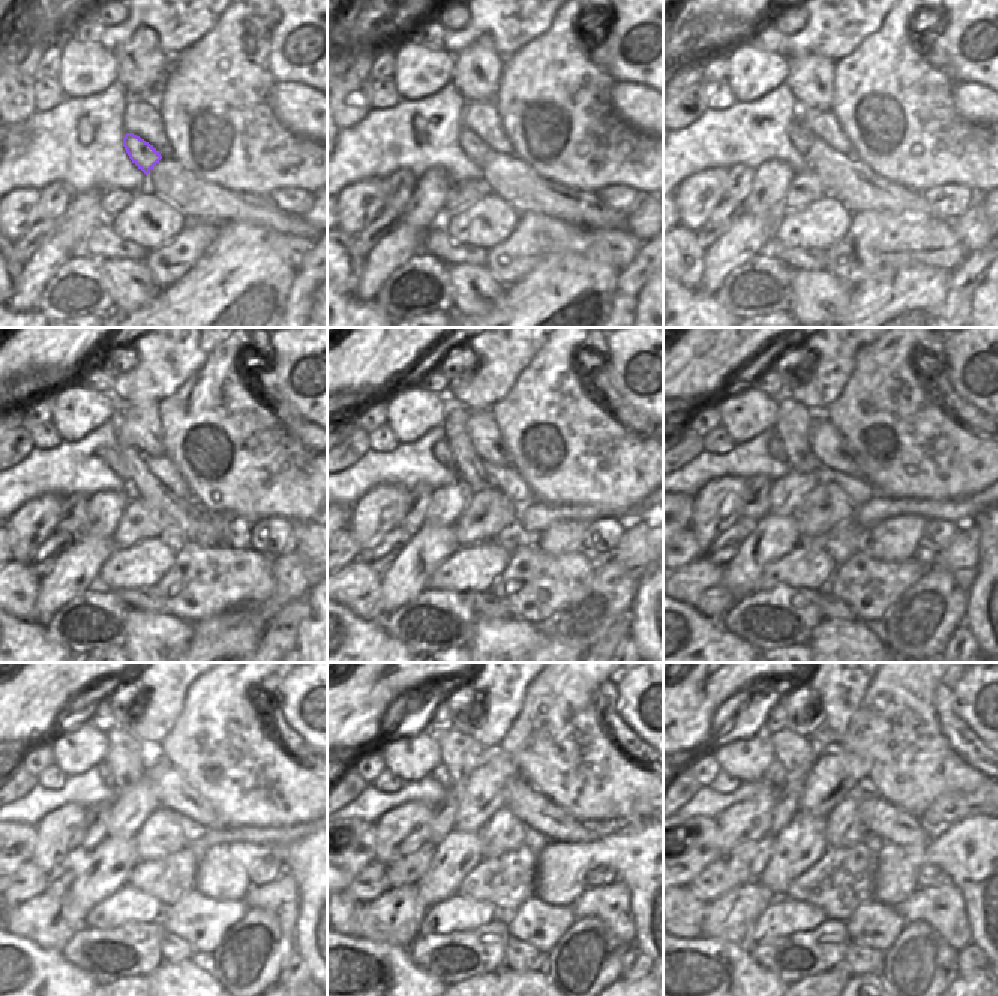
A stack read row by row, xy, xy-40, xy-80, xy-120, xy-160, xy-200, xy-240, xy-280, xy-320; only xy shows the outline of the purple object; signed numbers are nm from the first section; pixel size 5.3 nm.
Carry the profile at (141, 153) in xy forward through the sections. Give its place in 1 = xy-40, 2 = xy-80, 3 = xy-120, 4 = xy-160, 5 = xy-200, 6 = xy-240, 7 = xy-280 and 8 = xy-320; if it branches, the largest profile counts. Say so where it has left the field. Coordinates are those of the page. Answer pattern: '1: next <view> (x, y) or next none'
1: next xy-40 (476, 150)
2: next xy-80 (802, 138)
3: next xy-120 (111, 456)
4: next xy-160 (441, 452)
5: next xy-200 (776, 449)
6: next xy-240 (104, 773)
7: next xy-280 (440, 773)
8: next xy-320 (775, 776)

